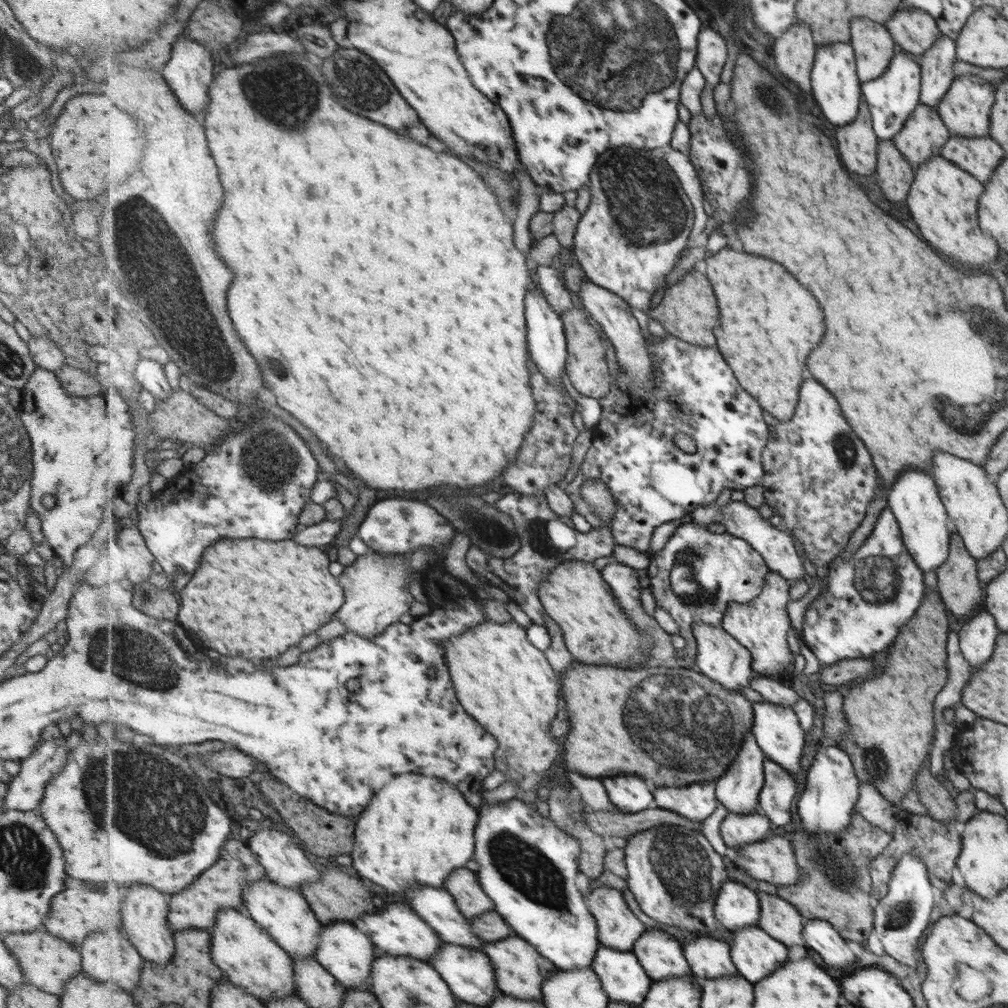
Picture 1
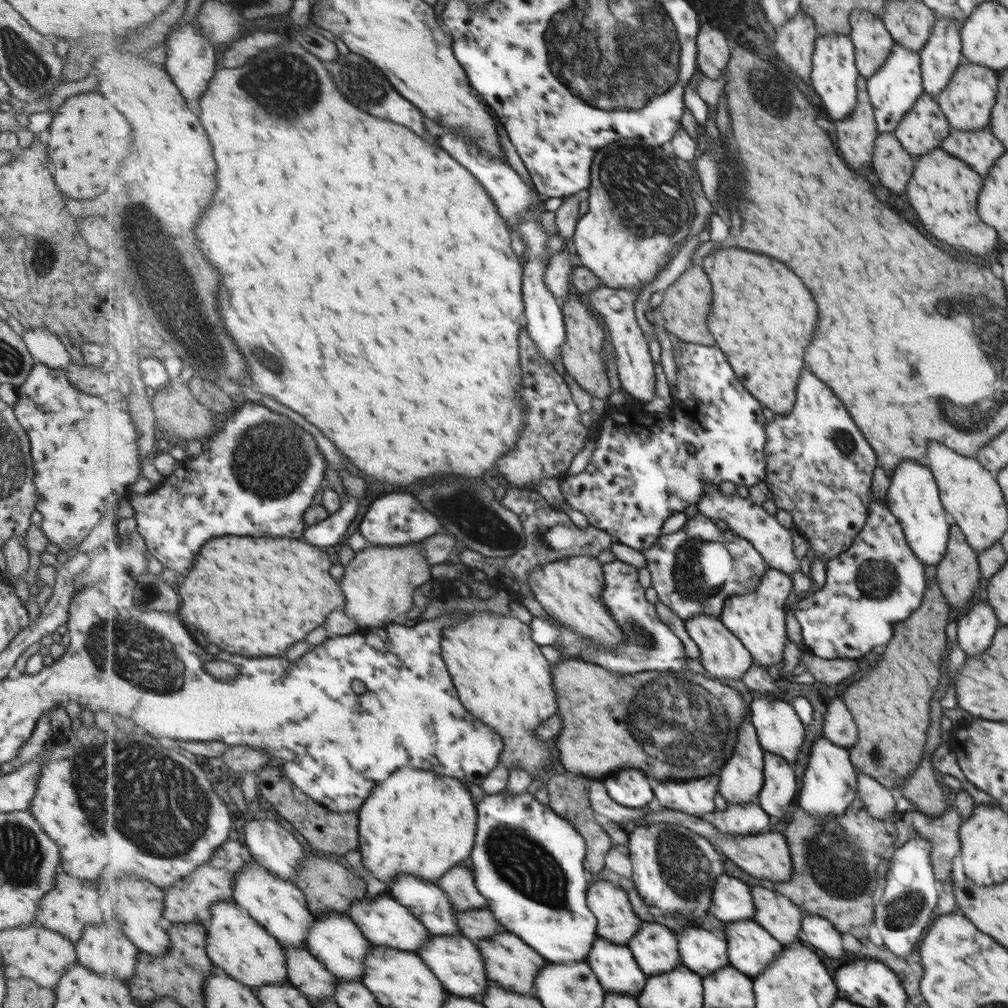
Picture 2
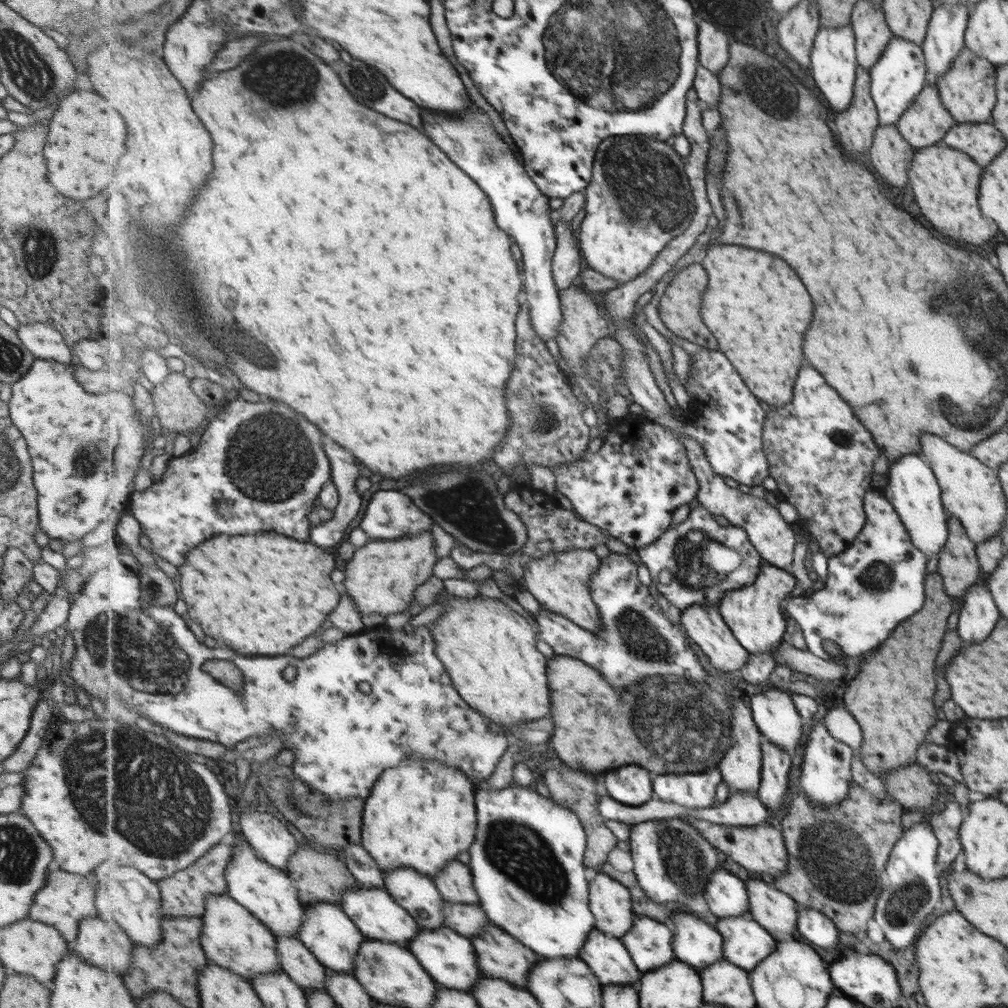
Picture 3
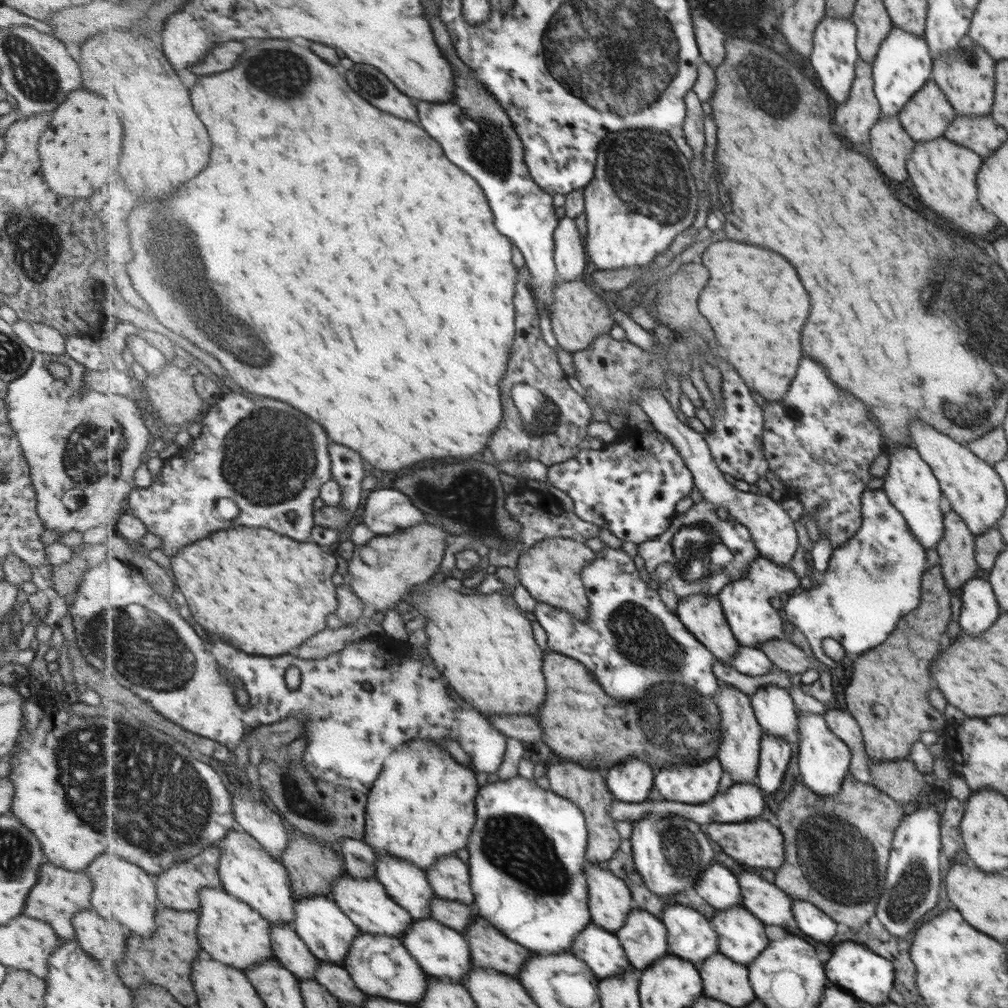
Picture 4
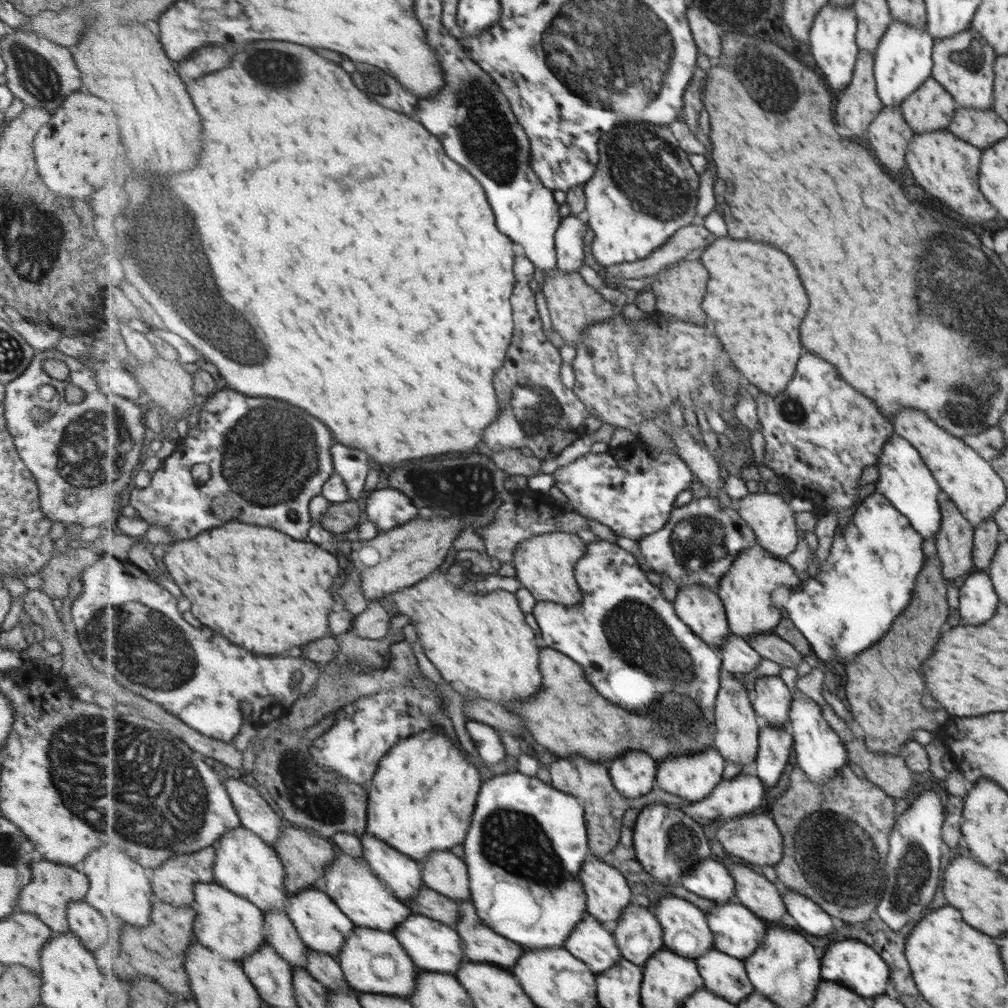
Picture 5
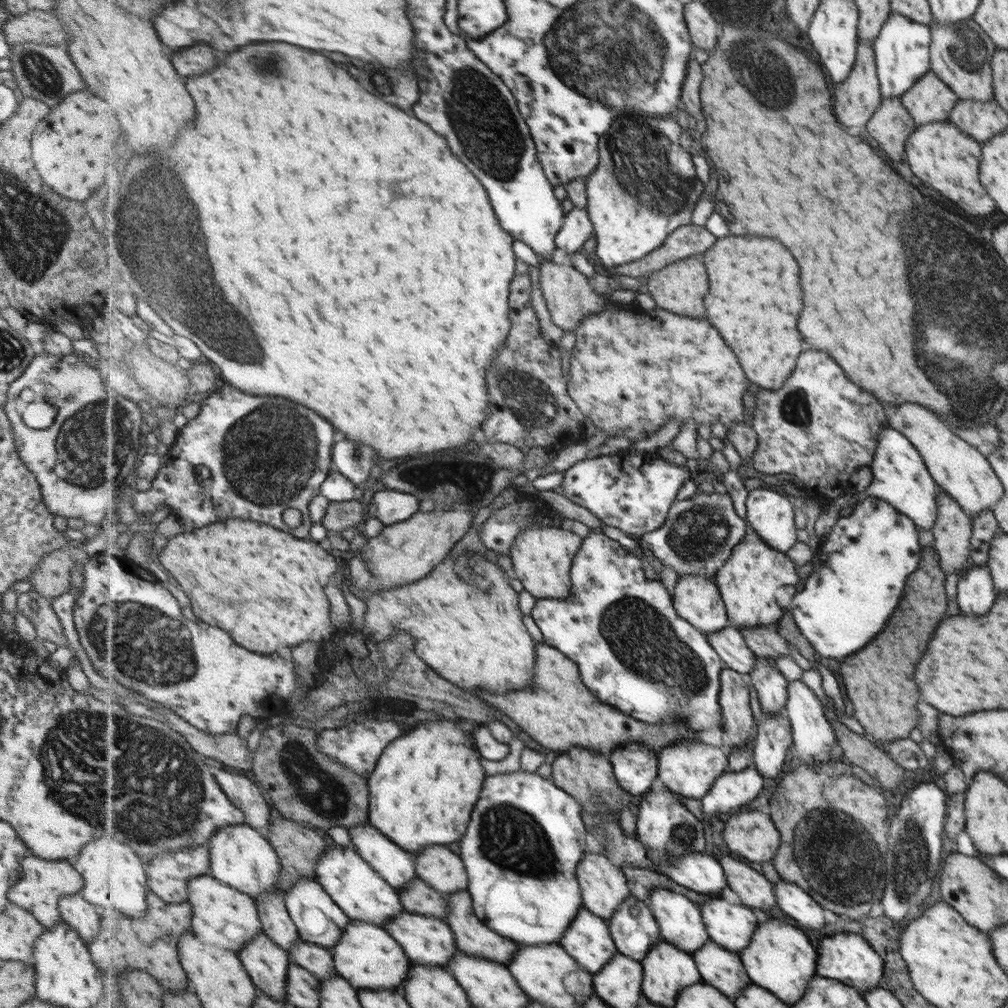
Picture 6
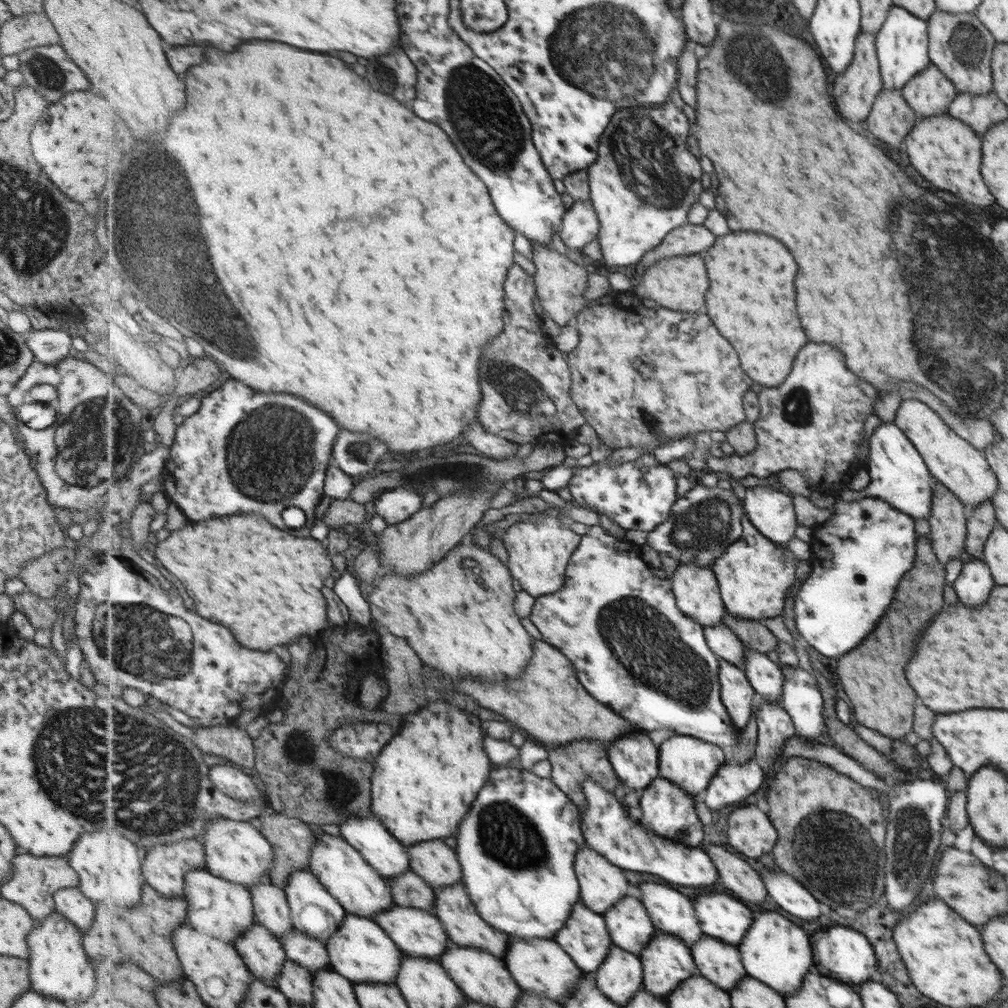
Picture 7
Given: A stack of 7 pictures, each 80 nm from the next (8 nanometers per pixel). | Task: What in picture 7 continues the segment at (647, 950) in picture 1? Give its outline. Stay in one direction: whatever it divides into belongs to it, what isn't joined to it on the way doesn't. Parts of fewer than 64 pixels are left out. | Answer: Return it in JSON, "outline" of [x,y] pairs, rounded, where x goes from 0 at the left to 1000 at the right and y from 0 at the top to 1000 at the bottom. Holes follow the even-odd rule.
{"outline":[[[632,887],[619,889],[598,907],[610,938],[635,948],[653,921]]]}

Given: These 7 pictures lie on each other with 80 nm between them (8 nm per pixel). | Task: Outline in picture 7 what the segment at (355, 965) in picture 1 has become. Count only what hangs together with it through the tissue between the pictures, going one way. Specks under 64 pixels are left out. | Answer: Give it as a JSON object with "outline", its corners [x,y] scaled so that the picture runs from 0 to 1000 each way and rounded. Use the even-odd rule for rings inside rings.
{"outline":[[[297,862],[289,866],[284,888],[293,921],[320,936],[336,923],[338,916],[345,909],[345,905],[333,889],[326,886],[314,868],[307,862]]]}

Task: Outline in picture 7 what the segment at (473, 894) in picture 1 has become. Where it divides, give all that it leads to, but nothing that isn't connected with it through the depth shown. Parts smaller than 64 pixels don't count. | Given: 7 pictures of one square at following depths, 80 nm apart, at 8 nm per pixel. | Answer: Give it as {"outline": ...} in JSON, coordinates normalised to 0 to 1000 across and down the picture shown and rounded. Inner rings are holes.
{"outline":[[[438,833],[422,834],[405,839],[408,863],[419,869],[426,878],[447,880],[460,873],[460,865],[453,846]]]}

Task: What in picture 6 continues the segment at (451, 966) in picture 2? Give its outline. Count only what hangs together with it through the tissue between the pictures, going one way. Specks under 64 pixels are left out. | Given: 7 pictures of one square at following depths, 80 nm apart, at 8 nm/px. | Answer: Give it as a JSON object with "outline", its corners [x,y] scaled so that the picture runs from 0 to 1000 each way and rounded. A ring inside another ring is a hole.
{"outline":[[[406,904],[399,905],[391,912],[385,913],[385,916],[382,916],[382,921],[386,921],[385,924],[400,938],[406,950],[412,952],[412,954],[416,954],[416,956],[441,958],[455,944],[449,922],[443,914],[435,912],[434,910],[418,909],[418,906],[407,906]]]}

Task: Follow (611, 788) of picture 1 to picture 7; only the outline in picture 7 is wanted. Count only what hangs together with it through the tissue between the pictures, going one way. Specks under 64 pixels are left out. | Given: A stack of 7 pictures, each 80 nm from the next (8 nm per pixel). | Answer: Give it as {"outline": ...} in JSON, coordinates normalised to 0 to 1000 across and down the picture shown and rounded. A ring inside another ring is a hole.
{"outline":[[[624,728],[603,740],[603,749],[616,776],[633,787],[655,770],[655,742],[642,728]]]}

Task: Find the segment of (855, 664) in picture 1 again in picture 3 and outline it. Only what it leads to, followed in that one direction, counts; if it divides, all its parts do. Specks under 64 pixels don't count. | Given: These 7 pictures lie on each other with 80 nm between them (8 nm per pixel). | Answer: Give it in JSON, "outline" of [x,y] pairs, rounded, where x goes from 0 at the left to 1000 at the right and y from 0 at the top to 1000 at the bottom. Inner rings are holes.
{"outline":[[[775,639],[775,645],[765,652],[771,659],[780,659],[786,667],[805,671],[810,676],[830,677],[838,669],[838,661],[831,654],[816,655],[801,645],[791,645],[787,641]]]}

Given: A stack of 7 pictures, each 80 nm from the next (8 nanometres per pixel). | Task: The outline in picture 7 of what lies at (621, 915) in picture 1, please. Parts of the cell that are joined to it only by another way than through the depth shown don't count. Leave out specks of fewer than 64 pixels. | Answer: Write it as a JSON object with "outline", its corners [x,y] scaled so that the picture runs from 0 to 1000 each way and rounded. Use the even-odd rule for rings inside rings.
{"outline":[[[580,837],[572,848],[571,868],[575,873],[576,893],[597,908],[627,886],[619,862],[584,837]]]}

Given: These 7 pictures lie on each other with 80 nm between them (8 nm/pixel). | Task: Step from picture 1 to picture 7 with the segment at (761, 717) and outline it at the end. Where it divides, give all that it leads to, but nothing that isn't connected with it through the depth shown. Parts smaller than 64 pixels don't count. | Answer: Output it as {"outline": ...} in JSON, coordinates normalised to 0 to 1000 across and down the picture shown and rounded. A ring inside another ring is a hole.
{"outline":[[[739,642],[739,667],[743,677],[756,692],[766,697],[773,697],[778,679],[774,662],[756,647],[745,642]]]}

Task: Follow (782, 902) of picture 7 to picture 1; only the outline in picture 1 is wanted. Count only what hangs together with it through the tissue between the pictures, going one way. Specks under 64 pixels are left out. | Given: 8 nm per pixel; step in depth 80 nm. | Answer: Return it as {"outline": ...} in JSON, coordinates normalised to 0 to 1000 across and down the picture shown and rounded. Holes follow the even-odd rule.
{"outline":[[[800,912],[796,916],[796,937],[808,942],[820,958],[840,960],[848,948],[838,938],[838,931],[822,917],[822,914]]]}

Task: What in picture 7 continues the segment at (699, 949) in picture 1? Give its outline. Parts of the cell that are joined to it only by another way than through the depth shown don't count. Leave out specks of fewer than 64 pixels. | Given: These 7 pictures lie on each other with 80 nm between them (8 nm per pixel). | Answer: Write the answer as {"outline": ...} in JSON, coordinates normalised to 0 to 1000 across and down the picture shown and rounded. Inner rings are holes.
{"outline":[[[648,875],[636,876],[633,884],[633,890],[654,923],[676,930],[686,940],[699,929],[687,891]]]}

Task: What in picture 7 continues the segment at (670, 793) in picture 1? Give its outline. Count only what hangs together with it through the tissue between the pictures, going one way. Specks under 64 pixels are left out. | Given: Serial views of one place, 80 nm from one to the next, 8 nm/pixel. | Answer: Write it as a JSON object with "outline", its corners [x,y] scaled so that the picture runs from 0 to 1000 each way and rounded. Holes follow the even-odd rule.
{"outline":[[[674,730],[664,731],[655,740],[655,770],[667,774],[677,780],[688,790],[702,784],[703,777],[714,764],[714,760],[721,756],[717,744],[709,738],[698,736],[689,731]]]}

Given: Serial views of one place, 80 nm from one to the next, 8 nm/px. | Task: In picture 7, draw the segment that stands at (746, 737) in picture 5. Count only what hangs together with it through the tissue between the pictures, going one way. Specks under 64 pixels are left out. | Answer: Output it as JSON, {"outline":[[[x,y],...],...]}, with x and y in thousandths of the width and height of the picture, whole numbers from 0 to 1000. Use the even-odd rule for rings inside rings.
{"outline":[[[717,653],[714,654],[714,658],[716,694],[735,726],[747,710],[747,692],[751,687],[743,677],[738,664]]]}

